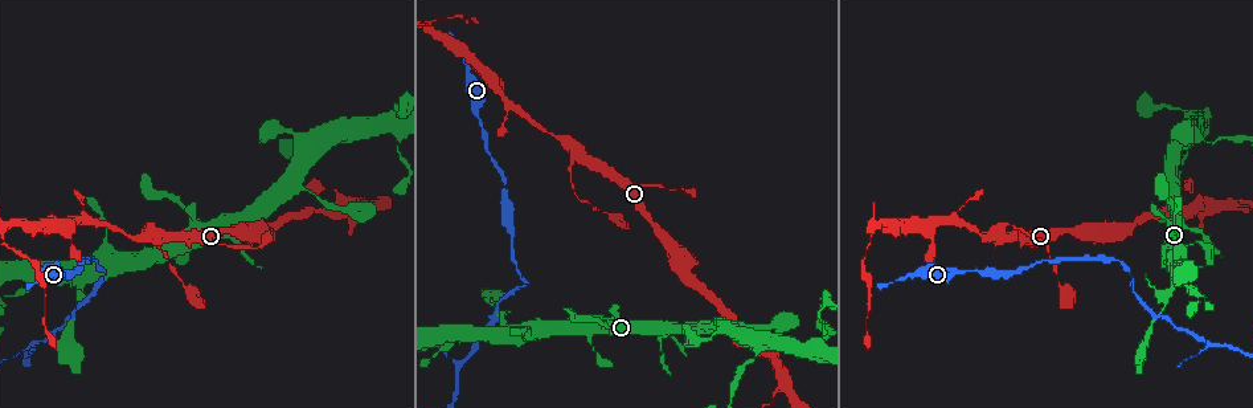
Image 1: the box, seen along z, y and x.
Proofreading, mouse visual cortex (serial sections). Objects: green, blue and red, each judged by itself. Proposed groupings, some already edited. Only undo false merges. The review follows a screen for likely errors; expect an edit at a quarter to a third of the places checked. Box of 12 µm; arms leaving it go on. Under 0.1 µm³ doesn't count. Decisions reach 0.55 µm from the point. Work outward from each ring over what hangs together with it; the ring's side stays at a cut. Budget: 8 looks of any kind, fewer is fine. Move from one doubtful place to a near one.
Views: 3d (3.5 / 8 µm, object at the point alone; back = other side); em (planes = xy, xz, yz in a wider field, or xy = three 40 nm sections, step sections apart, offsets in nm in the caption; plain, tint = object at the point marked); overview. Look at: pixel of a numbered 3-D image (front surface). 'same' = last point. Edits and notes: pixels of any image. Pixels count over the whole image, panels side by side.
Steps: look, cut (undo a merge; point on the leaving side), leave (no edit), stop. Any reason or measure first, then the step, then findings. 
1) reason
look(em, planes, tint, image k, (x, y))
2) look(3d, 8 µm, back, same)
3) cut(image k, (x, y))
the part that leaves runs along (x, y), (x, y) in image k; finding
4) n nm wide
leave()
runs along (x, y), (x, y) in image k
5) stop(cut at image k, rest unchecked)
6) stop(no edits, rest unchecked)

a narrow waist
look(em, xy, step 5, tint, image 1, (712, 335))

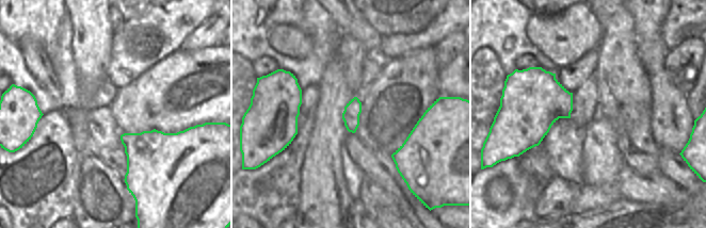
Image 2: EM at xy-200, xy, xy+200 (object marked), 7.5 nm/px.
see where the arms go
look(3d, 3.5 µm, same)

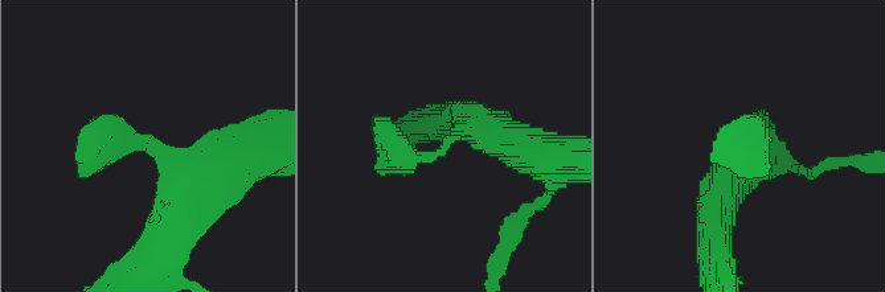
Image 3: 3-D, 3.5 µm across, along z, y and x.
leave()
runs along (193, 202), (144, 146), (80, 161) in image 3; continuous, no second cell

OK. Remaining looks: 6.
thin neck
look(3d, 3.5 µm, image 1, (1134, 278))

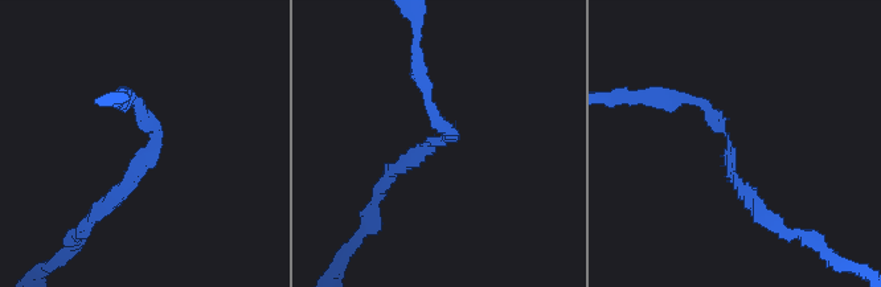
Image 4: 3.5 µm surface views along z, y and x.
arms of 150, 200 nm
look(em, xy, step 3, tint, image 4, (454, 136))

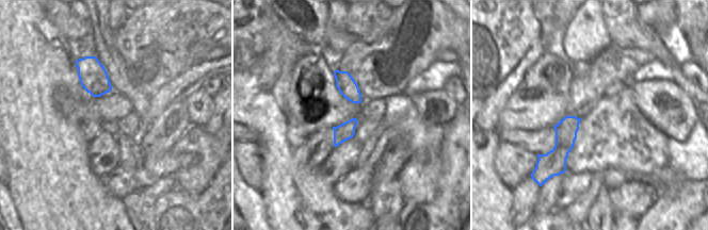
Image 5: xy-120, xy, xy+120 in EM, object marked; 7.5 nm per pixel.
leave()
runs along (125, 98), (158, 147), (101, 208) in image 4; one cell here

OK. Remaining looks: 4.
look(3d, 3.5 µm, image 1, (1211, 345))

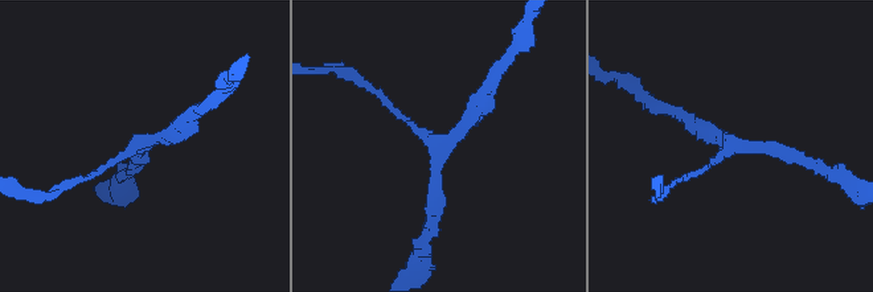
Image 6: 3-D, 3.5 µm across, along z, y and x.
look(em, xy, step 3, plain, image 6, (145, 142))

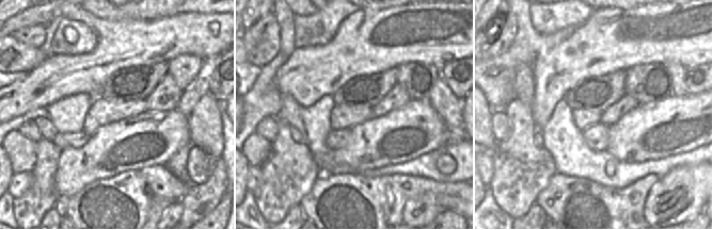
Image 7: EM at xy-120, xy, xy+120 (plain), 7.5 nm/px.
where the object lies
look(em, xy, step 3, tint, same)

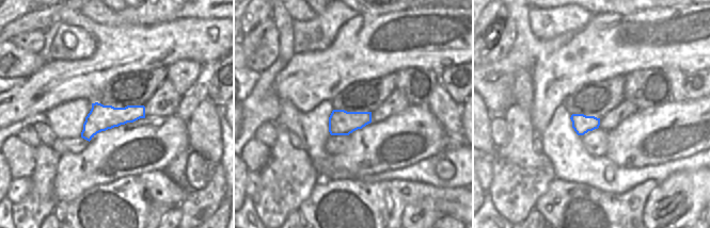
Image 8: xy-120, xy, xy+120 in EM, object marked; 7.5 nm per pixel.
3 arms; arms of 100, 200, 200 nm
leave()
runs along (488, 87), (435, 155), (431, 229) in image 6; continuous, no second cell

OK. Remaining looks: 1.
stop(no edits, rest unchecked)

